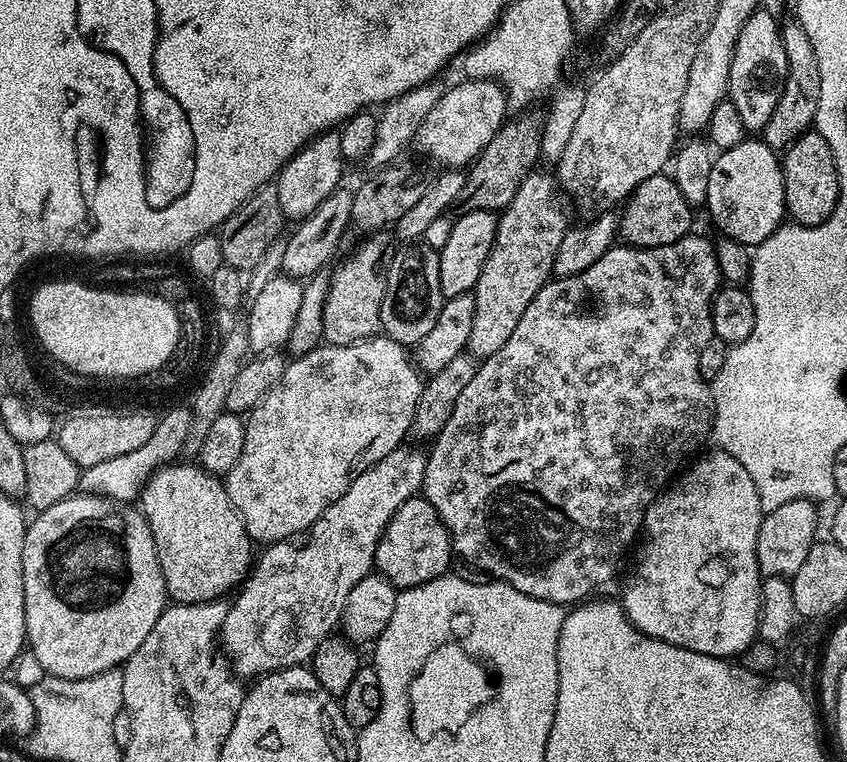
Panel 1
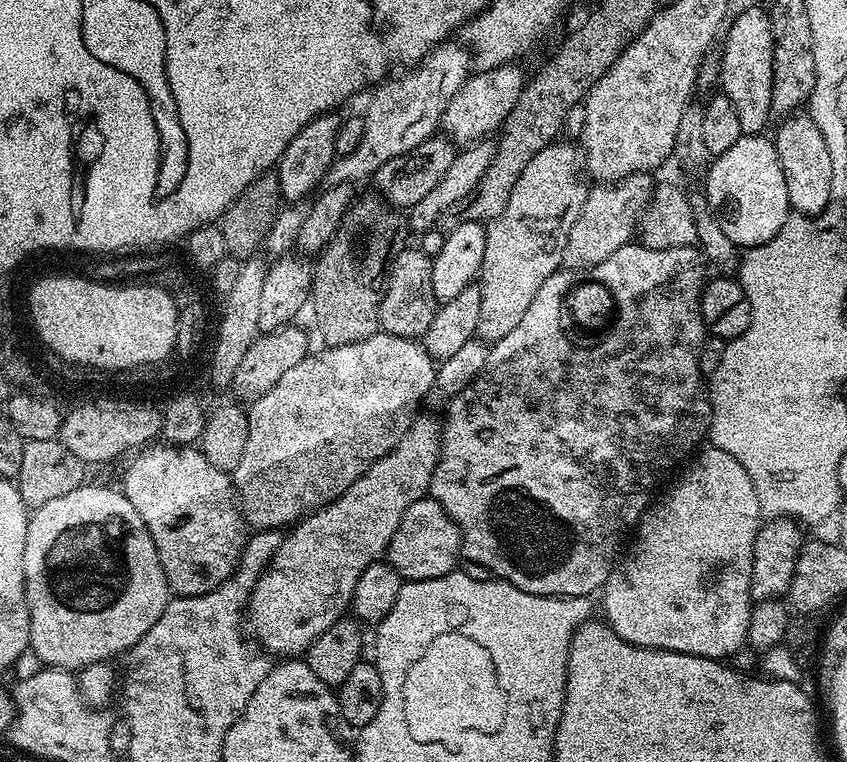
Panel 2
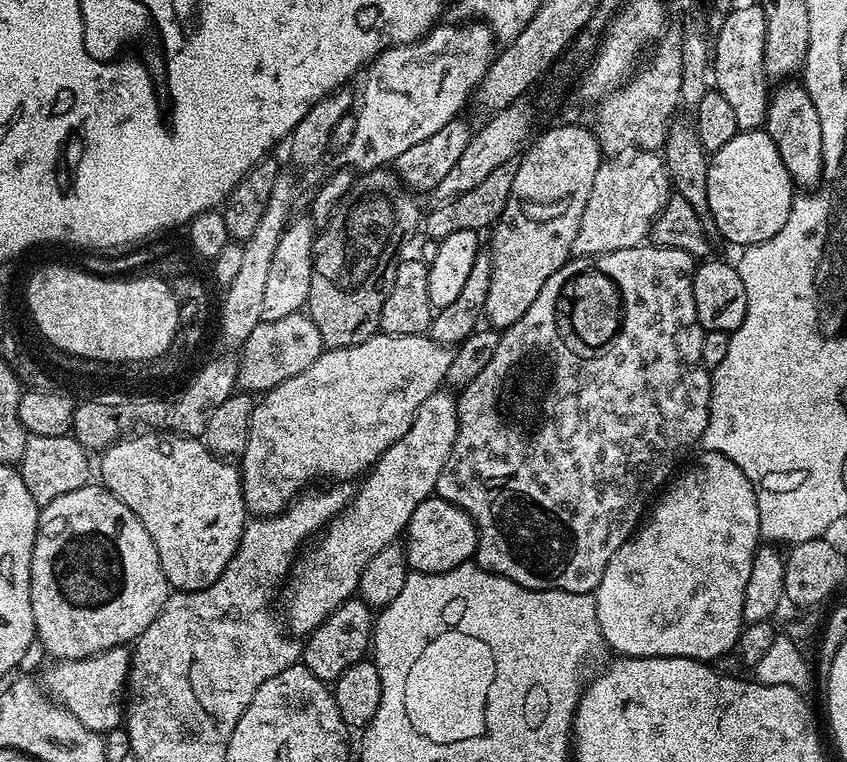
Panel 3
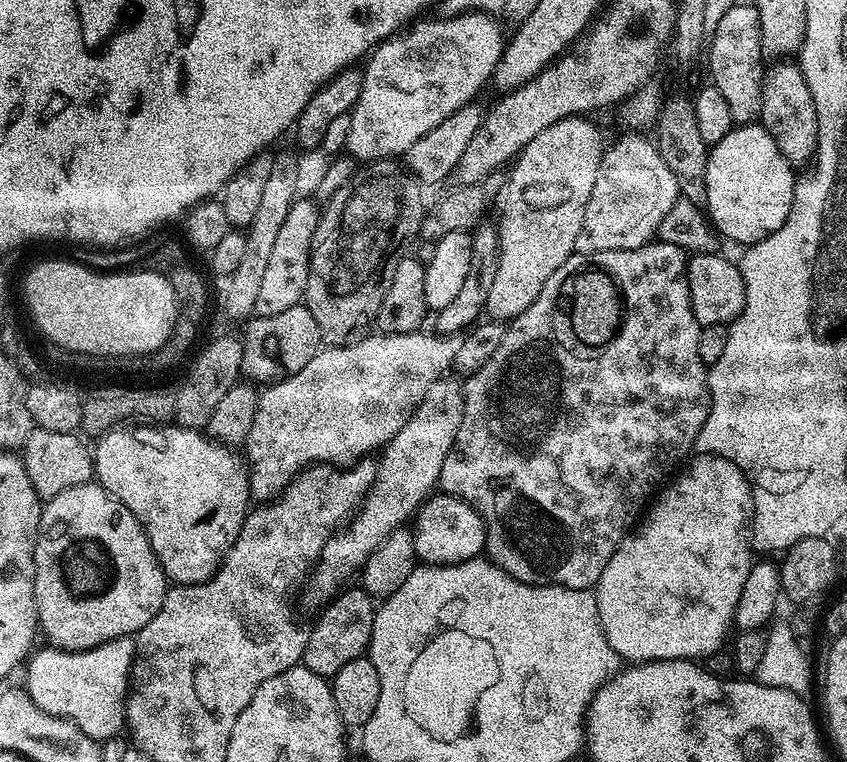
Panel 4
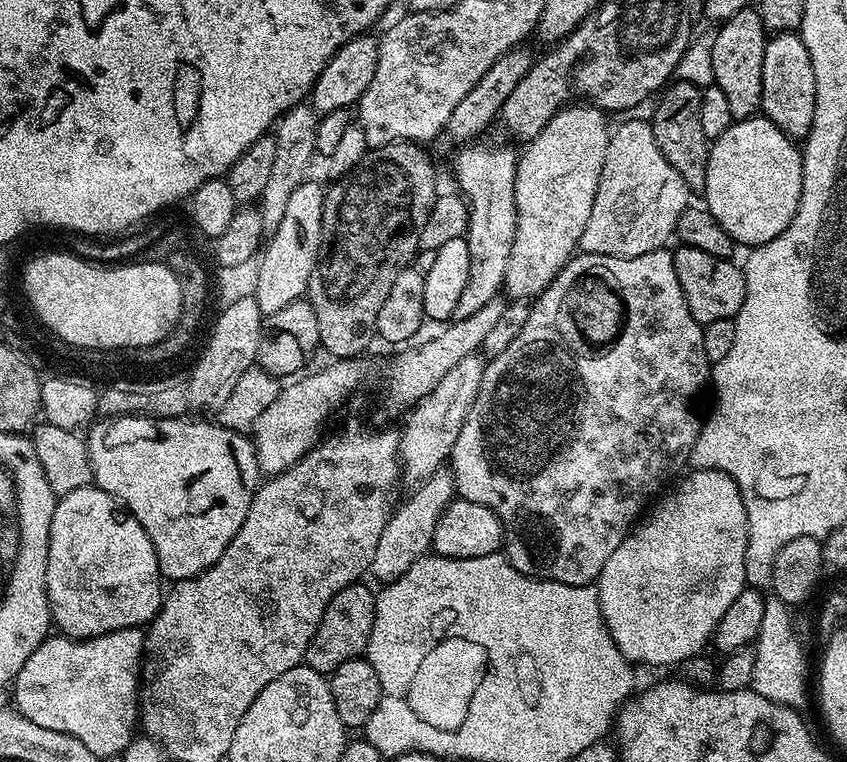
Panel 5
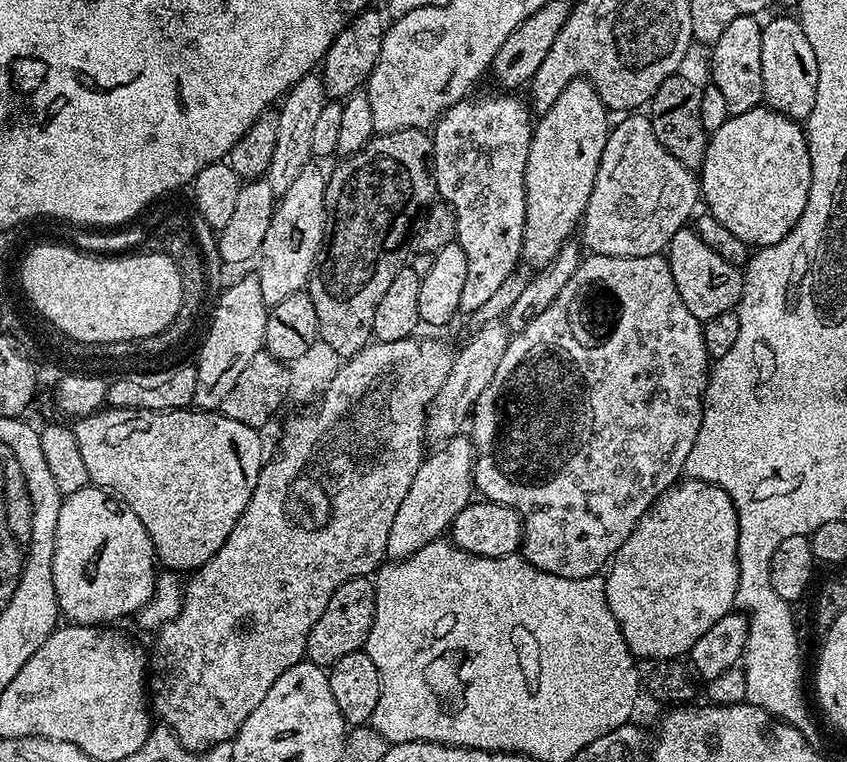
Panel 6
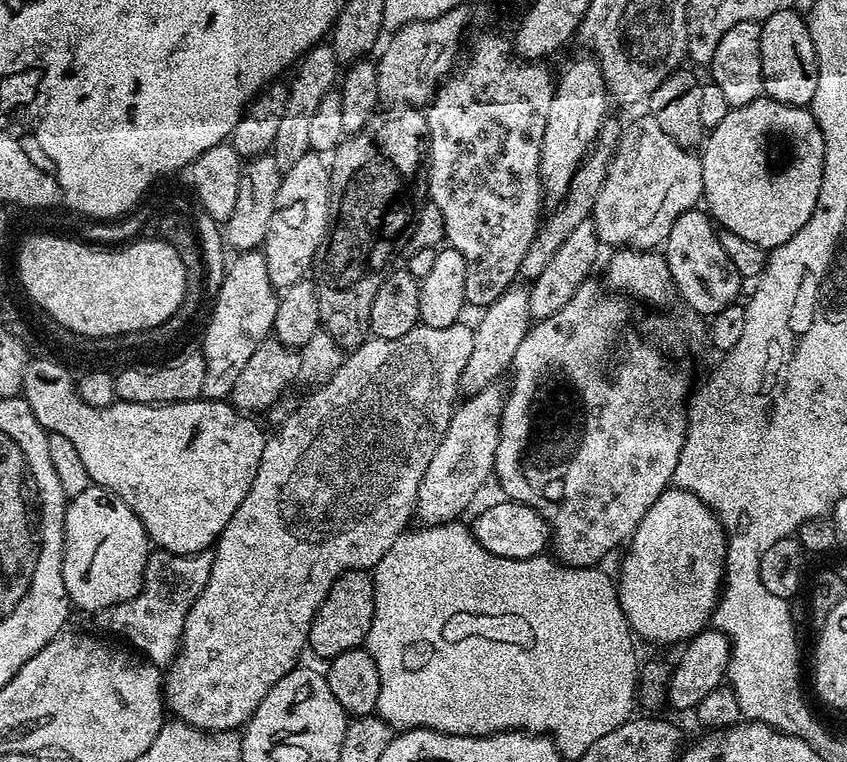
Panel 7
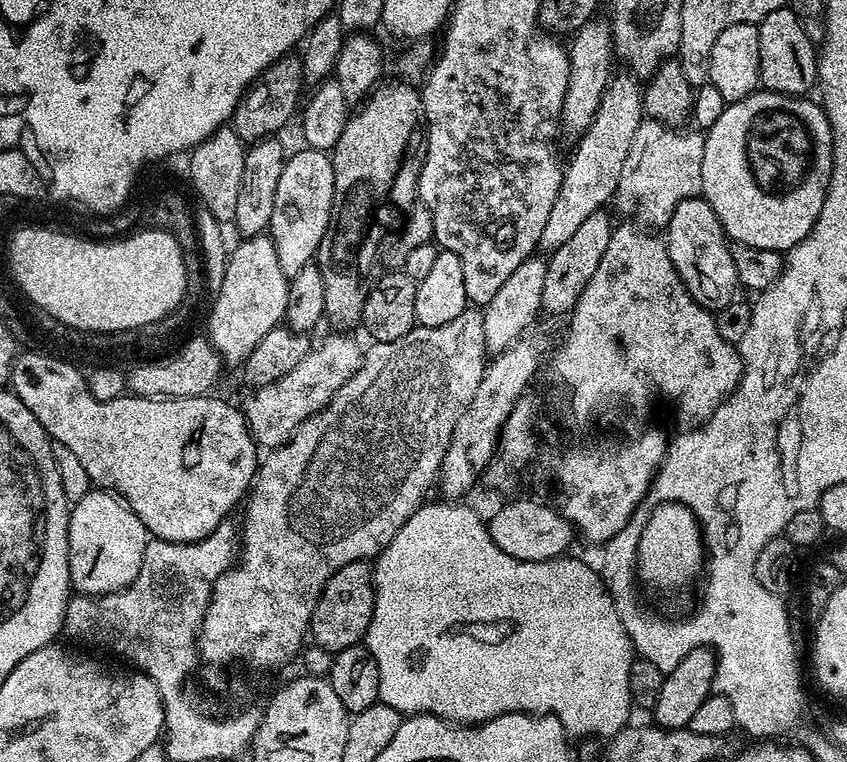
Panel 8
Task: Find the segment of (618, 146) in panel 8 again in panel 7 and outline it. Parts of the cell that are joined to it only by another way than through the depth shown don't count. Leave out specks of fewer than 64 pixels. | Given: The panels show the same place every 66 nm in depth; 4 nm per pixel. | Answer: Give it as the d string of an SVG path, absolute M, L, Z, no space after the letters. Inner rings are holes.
M606 120L604 122L595 147L591 149L587 158L580 164L574 178L571 180L570 190L555 211L553 211L557 212L549 220L547 217L541 223L540 228L536 232L534 242L530 242L530 250L526 250L526 258L522 258L519 275L521 281L531 282L536 280L538 274L542 274L542 270L546 270L546 265L549 264L550 258L554 258L554 253L558 251L558 246L562 246L566 242L566 238L570 236L571 231L579 223L591 217L594 202L597 200L602 182L605 181L609 162L612 160L612 155L615 152L616 143L620 139L621 131L622 128L619 123L616 124L612 120Z

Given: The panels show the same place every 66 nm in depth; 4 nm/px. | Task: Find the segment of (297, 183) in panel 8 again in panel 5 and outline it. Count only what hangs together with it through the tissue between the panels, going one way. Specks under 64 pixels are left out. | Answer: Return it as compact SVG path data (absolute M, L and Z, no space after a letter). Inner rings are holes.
M312 178L305 179L298 190L290 194L290 203L282 214L282 222L278 222L278 230L267 237L258 256L258 278L254 293L261 317L278 314L278 310L290 306L290 302L307 297L310 274L320 257L324 193L325 189L319 188Z

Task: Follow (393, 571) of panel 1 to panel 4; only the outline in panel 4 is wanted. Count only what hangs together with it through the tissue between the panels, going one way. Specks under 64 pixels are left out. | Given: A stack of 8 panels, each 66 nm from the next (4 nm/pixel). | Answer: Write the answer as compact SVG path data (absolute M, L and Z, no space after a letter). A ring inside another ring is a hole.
M433 494L420 505L414 517L417 557L425 564L461 564L477 559L488 543L484 519L464 500L447 494Z

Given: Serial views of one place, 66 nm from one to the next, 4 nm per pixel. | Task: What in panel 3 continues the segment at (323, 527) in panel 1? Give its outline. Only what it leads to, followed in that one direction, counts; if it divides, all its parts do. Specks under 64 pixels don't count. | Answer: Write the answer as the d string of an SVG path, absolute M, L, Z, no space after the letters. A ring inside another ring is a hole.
M447 391L430 394L430 398L418 406L410 430L381 454L363 477L364 485L355 489L351 502L340 515L328 521L322 535L311 545L313 548L309 547L292 565L282 588L282 616L291 635L307 637L331 612L338 610L344 600L353 599L366 562L386 545L397 543L410 522L410 514L418 510L427 496L435 493L438 474L442 474L442 466L446 466L458 434L457 397Z

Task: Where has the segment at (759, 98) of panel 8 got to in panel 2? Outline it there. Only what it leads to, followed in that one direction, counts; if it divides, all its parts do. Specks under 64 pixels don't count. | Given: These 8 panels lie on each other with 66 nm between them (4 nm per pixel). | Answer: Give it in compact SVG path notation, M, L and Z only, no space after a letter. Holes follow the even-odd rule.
M757 134L754 136L740 136L726 154L715 157L708 164L706 176L708 181L702 185L702 191L708 198L708 205L718 222L722 226L722 234L730 238L737 248L747 250L757 248L759 244L770 242L778 230L782 230L784 223L788 221L790 209L788 207L788 195L786 194L786 178L782 178L782 166L778 162L775 143L771 139L767 140L767 135Z

